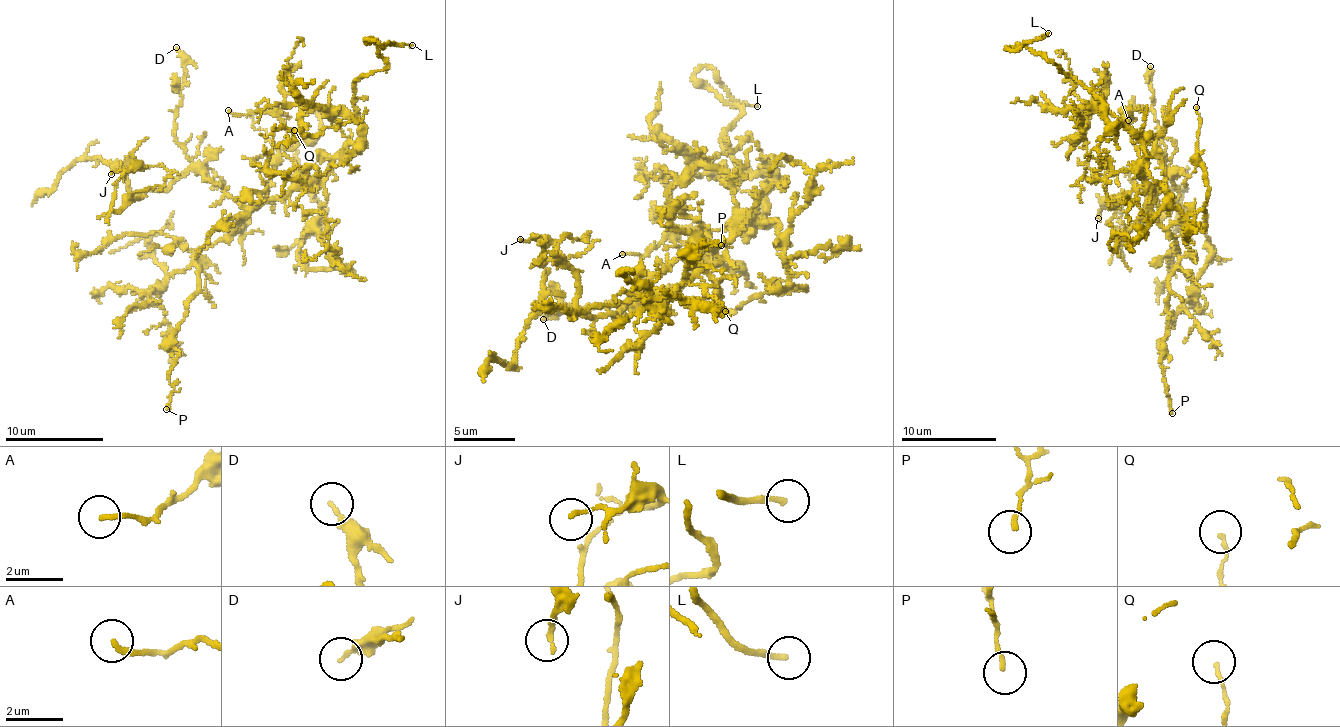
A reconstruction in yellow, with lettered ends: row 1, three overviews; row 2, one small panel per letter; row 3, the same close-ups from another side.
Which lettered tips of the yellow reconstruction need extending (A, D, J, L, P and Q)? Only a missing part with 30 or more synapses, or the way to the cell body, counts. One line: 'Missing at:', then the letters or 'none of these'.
Missing at: L

